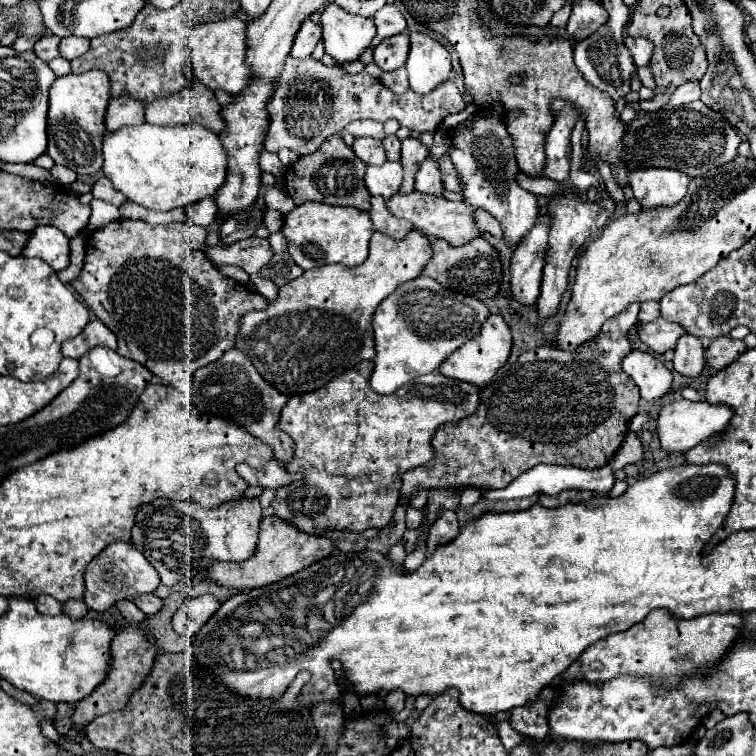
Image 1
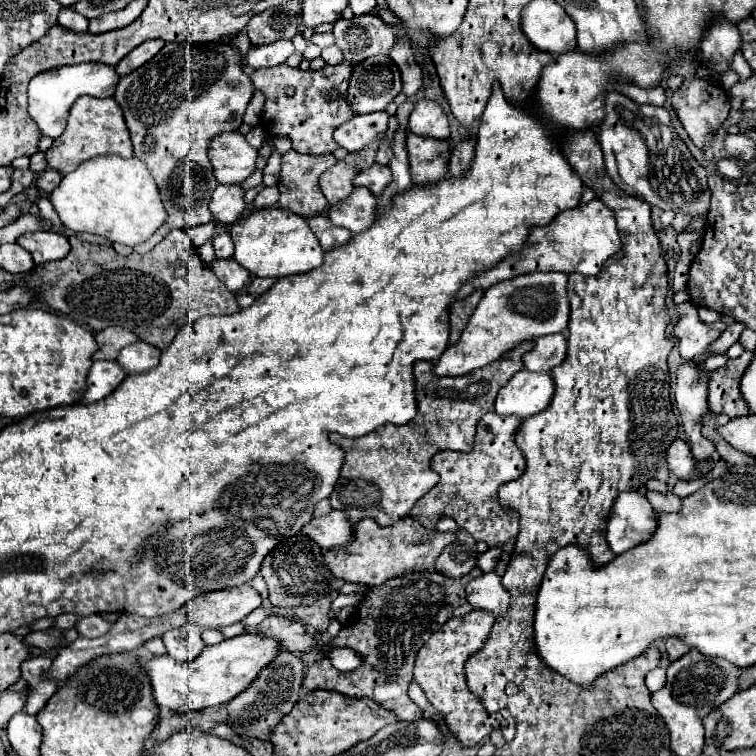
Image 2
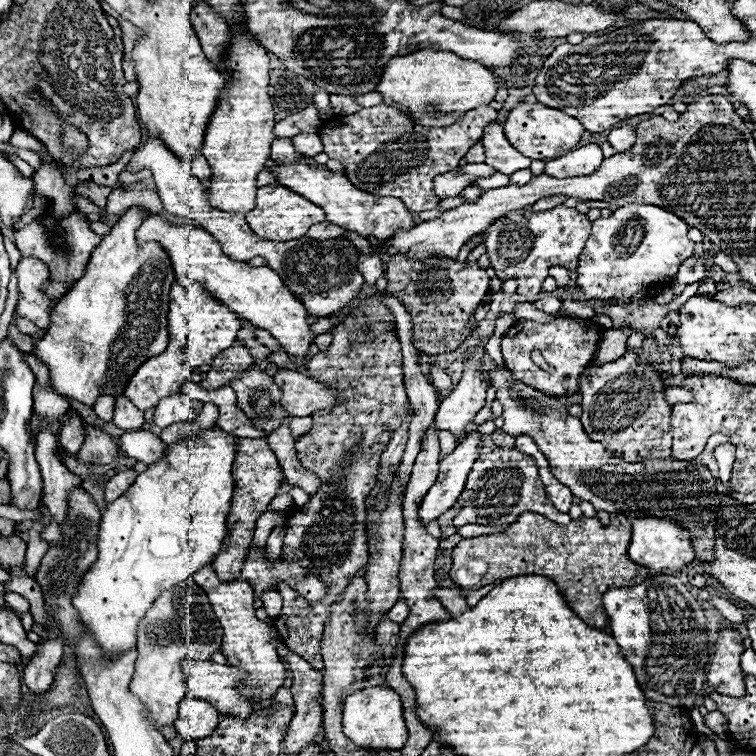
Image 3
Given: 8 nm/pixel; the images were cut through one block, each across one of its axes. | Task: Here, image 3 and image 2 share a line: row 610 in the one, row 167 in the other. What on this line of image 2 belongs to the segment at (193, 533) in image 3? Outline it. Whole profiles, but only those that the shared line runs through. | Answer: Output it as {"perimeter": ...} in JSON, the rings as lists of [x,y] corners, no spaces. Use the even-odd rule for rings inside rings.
{"perimeter":[[[96,156],[66,174],[58,188],[48,196],[62,226],[72,232],[98,234],[112,244],[136,246],[148,240],[166,220],[156,182],[148,168],[136,158]]]}

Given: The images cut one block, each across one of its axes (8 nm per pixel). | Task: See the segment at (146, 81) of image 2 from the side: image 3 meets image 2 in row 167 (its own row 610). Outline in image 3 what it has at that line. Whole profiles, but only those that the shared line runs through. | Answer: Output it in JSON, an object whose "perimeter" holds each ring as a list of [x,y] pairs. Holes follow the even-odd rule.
{"perimeter":[[[194,580],[180,582],[164,590],[144,618],[138,624],[138,660],[136,674],[130,682],[130,690],[146,702],[150,708],[152,722],[158,728],[172,724],[178,714],[178,704],[188,694],[186,678],[182,672],[182,660],[210,660],[214,652],[222,648],[222,628],[210,608],[210,602],[204,592],[194,584]]]}

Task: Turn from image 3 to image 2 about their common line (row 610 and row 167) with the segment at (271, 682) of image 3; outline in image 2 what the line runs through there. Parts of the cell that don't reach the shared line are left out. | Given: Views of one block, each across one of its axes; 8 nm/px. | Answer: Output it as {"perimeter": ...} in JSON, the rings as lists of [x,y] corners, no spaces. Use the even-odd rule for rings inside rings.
{"perimeter":[[[240,132],[220,134],[210,146],[214,176],[220,184],[242,184],[256,170],[256,158],[258,152]]]}

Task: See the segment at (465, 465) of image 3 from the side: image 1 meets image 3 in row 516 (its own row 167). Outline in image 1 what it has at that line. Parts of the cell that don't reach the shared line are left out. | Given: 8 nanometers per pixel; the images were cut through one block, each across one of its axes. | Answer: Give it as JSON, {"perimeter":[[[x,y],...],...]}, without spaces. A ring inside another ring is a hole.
{"perimeter":[[[426,158],[420,164],[420,170],[416,174],[416,184],[414,190],[422,192],[422,194],[430,194],[430,196],[440,196],[442,194],[442,178],[440,178],[440,168],[438,162],[432,158]]]}

